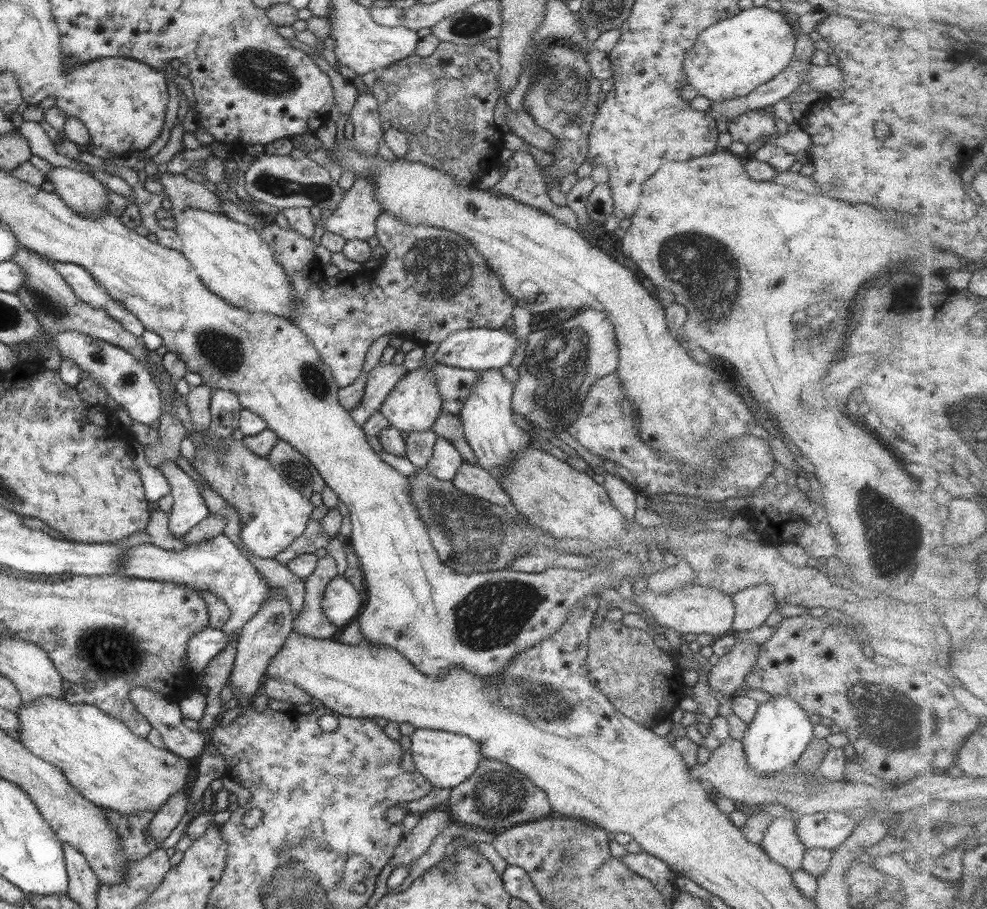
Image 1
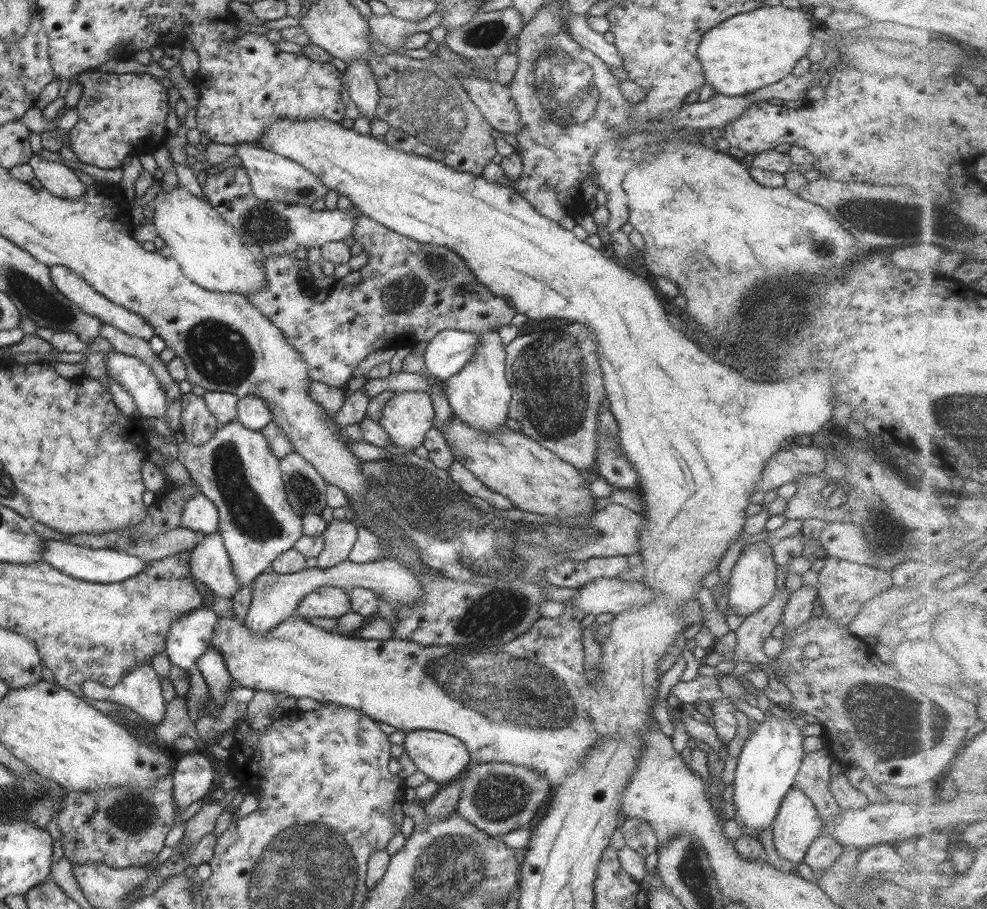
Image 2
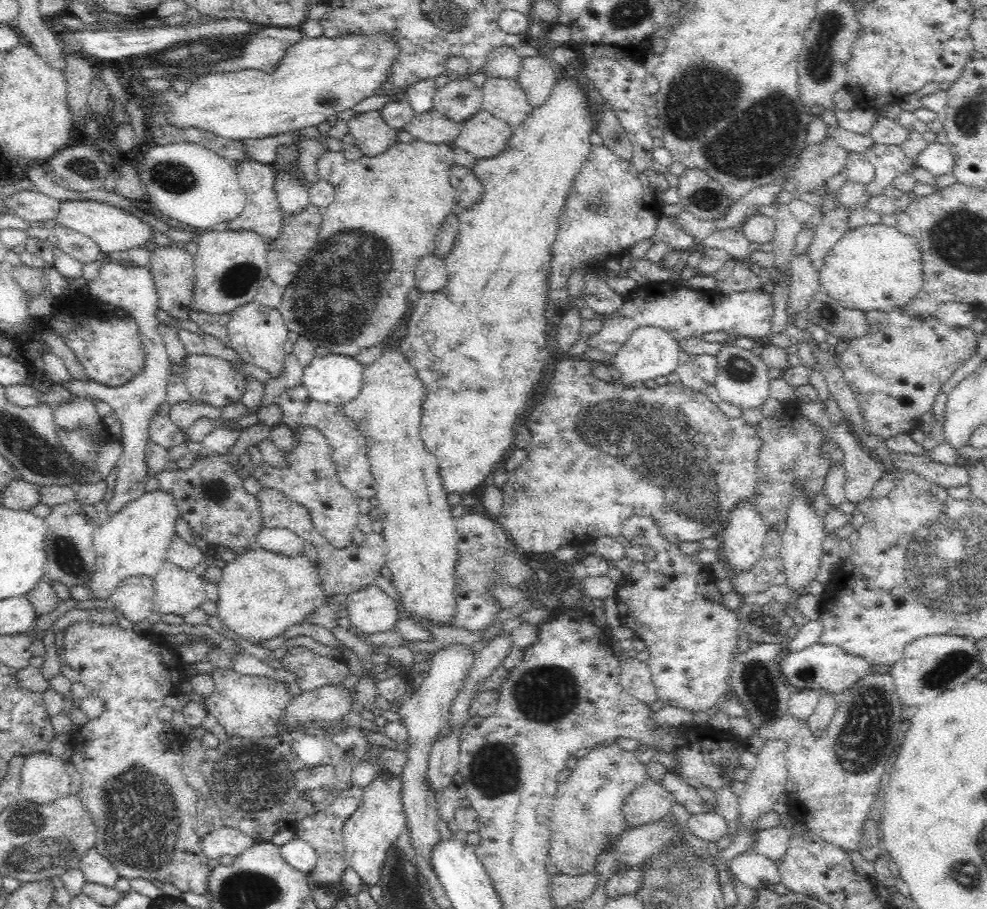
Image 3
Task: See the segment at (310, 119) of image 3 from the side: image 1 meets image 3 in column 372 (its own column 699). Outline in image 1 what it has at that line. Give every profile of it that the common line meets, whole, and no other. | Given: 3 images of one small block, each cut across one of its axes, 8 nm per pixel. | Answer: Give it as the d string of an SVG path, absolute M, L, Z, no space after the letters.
M767 7L739 10L733 17L707 26L686 54L684 73L700 96L718 102L750 94L790 66L795 56L797 31L781 11Z

